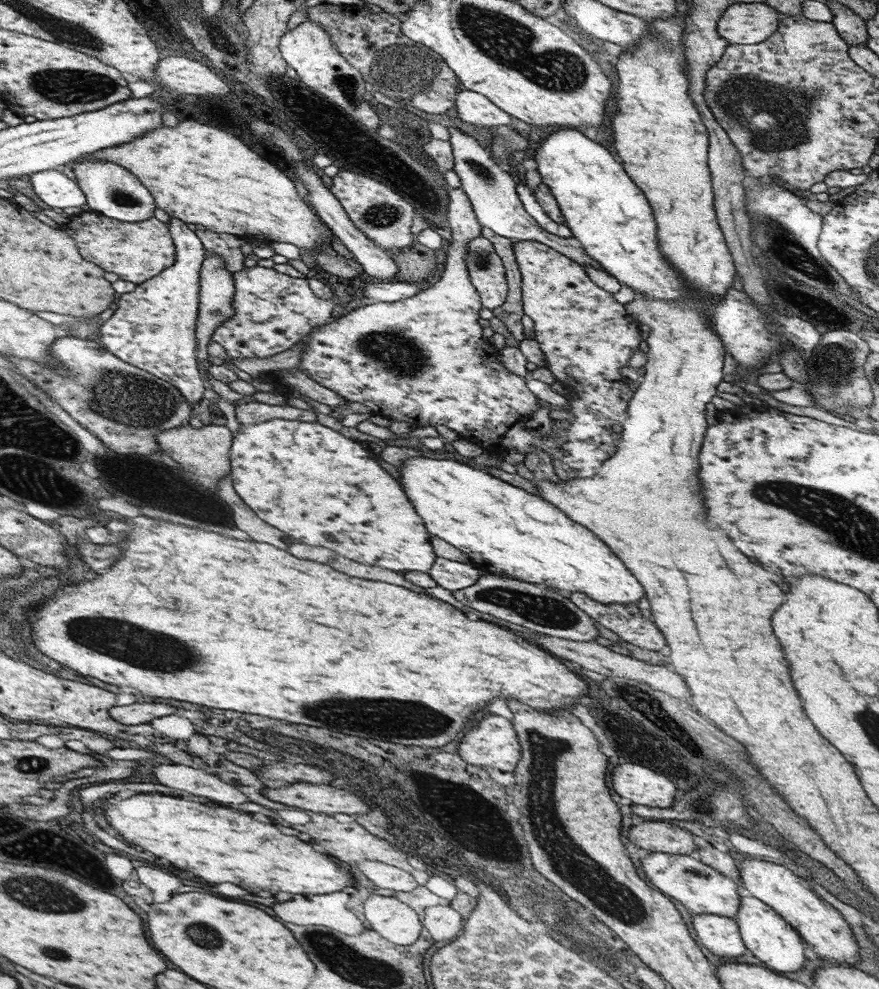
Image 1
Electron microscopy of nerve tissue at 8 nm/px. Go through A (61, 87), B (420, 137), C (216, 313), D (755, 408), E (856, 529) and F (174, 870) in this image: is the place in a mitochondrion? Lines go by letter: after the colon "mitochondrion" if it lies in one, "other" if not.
A: mitochondrion
B: other
C: mitochondrion
D: other
E: mitochondrion
F: other

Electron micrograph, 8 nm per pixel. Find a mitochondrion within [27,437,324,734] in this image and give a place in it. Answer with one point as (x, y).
(168, 654)

